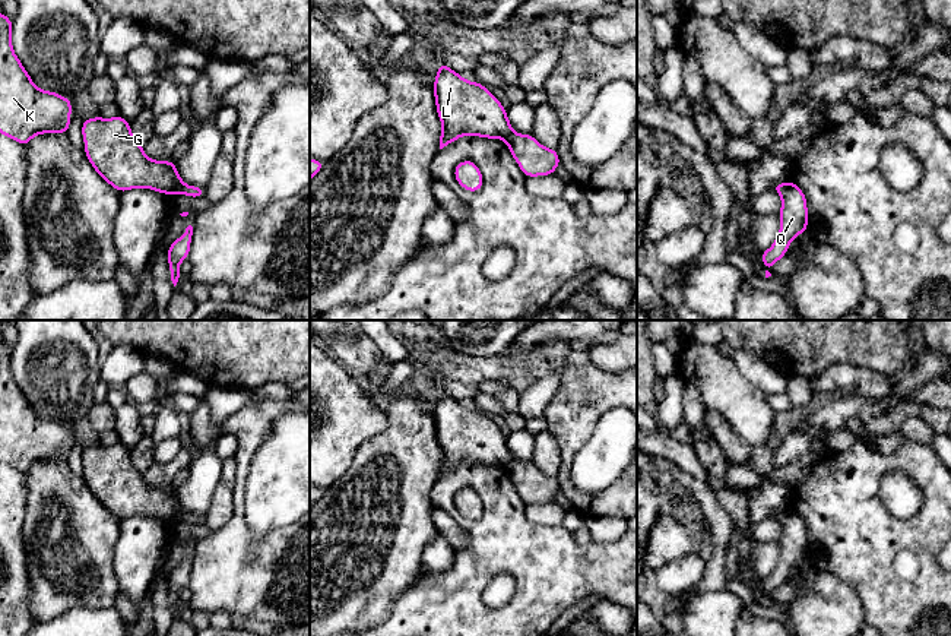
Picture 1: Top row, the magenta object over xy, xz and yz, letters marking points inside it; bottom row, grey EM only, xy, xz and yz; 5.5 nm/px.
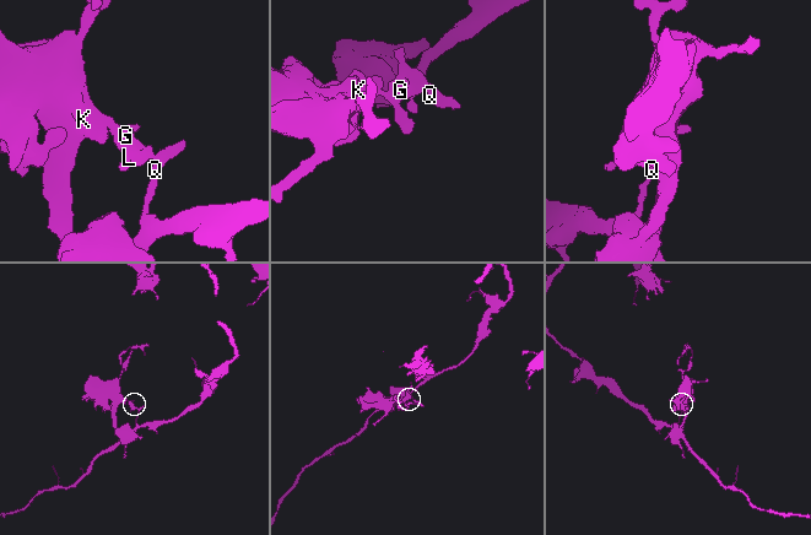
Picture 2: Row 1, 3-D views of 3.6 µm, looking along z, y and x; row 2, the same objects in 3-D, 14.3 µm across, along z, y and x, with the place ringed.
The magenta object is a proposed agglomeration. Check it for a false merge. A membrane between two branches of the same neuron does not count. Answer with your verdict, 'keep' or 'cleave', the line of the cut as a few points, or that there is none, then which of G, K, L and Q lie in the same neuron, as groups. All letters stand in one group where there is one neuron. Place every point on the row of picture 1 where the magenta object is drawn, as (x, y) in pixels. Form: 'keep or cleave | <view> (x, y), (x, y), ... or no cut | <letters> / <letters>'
cleave | xz (513, 132), (504, 139) | G K L / Q

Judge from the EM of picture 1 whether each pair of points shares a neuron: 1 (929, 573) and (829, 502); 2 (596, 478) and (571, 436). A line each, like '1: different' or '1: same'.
1: same
2: different

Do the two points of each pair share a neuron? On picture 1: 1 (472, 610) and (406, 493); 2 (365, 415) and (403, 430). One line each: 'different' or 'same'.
1: different
2: different

